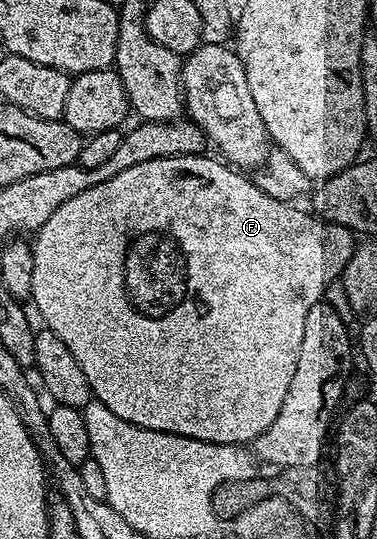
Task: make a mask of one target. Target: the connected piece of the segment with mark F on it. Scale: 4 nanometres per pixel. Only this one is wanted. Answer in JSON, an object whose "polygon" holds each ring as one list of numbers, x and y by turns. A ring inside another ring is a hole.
{"polygon":[[207,156,149,159,149,163,137,163,137,167,113,175,113,179,97,183,97,187,88,187,81,195,73,195,69,203,61,203,33,237,30,300,35,301,36,311,43,316,42,324,51,329,53,335,73,351,73,359,81,363,94,400,105,403,113,415,153,431,243,447,254,443,269,423,277,419,277,411,281,411,281,403,285,403,285,391,289,391,289,383,297,371,297,355,301,355,301,338,309,307,324,300,328,296,327,288,343,276,343,269,354,255,357,237,351,230,323,221,306,208,298,209,298,204,265,195,250,176,214,156]]}

